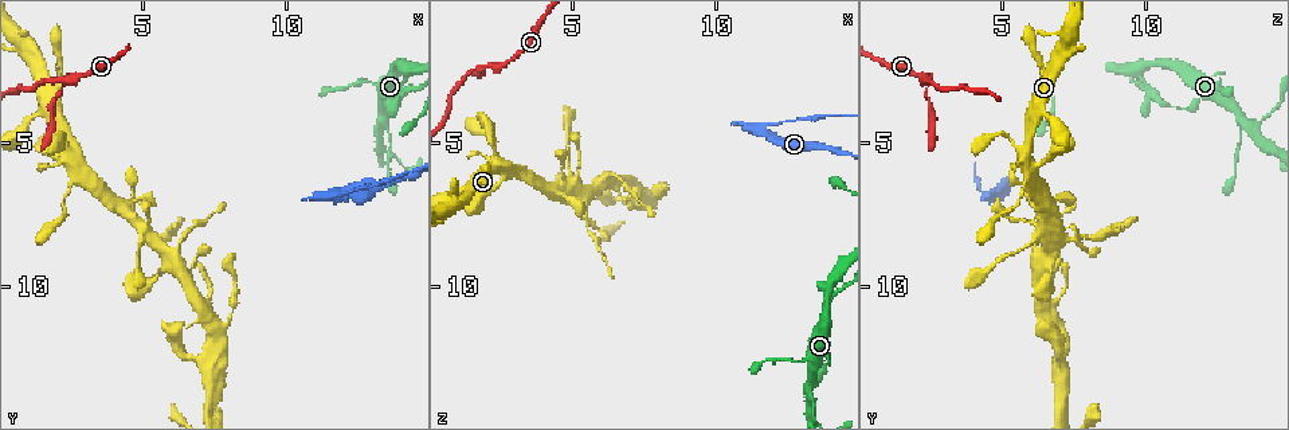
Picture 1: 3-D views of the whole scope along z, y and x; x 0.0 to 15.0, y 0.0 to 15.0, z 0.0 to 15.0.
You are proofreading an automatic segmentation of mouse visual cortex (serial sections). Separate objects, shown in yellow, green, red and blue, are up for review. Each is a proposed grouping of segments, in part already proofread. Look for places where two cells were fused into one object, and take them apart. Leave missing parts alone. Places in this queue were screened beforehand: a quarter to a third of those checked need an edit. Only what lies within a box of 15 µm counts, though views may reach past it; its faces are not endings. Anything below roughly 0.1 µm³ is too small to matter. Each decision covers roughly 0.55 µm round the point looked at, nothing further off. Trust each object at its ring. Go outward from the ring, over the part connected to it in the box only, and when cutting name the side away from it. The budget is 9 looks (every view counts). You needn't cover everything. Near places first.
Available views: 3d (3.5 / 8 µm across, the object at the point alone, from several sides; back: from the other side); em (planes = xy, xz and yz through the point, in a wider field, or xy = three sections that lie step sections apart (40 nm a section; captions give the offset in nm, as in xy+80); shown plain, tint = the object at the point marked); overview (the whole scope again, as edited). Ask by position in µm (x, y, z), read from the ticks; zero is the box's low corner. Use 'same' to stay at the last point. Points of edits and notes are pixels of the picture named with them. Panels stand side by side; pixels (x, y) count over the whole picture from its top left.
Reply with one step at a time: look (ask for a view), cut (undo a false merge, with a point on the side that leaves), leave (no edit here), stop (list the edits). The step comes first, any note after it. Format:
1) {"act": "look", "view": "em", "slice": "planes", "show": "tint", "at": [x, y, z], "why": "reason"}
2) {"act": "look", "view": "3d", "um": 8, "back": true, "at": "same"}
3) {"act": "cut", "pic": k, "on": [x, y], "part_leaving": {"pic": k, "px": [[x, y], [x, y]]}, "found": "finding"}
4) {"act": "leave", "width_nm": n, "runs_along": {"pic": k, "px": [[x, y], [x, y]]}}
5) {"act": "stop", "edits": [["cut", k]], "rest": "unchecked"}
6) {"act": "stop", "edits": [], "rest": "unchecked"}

{"act": "look", "view": "3d", "um": 3.5, "at": [14.2, 3.1, 10.2], "why": "abrupt turn"}

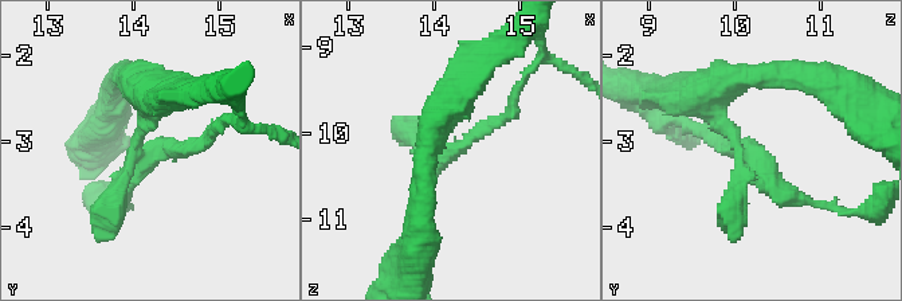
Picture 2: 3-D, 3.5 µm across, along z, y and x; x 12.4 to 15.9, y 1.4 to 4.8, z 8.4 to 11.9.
{"act": "look", "view": "em", "slice": "xy", "step": 2, "show": "tint", "at": [14.15, 3.10, 10.25]}

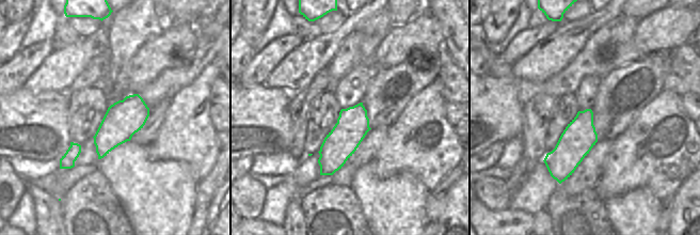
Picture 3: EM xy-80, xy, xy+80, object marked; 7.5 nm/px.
{"act": "leave", "runs_along": {"pic": 2, "px": [[140, 92], [140, 153], [215, 129]]}, "found": "continuous, no second cell"}

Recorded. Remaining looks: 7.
{"act": "look", "view": "3d", "um": 3.5, "at": [4.9, 7.7, 6.6], "why": "four arms meet"}

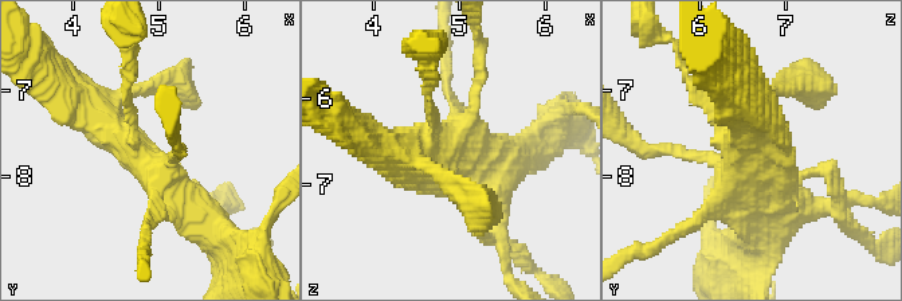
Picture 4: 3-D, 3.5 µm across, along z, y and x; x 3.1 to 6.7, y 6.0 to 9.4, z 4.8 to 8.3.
{"act": "look", "view": "em", "slice": "planes", "show": "tint", "at": [4.85, 7.75, 6.55]}

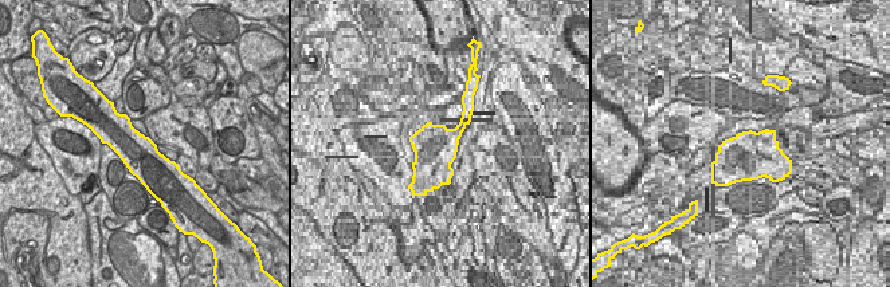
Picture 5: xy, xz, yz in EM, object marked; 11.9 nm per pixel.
{"act": "leave", "width_nm": 440, "runs_along": {"pic": 4, "px": [[73, 97], [210, 221]]}, "found": "one cell here"}

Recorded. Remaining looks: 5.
{"act": "look", "view": "3d", "um": 3.5, "back": true, "at": [11.8, 6.9, 4.7], "why": "abrupt turn"}

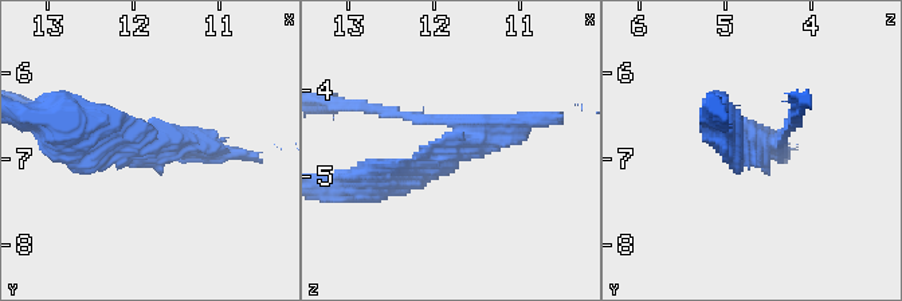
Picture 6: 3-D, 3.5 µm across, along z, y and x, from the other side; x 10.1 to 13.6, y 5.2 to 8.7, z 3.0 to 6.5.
{"act": "look", "view": "em", "slice": "xy", "step": 5, "show": "tint", "at": [11.75, 6.85, 4.65], "why": "now the EM"}

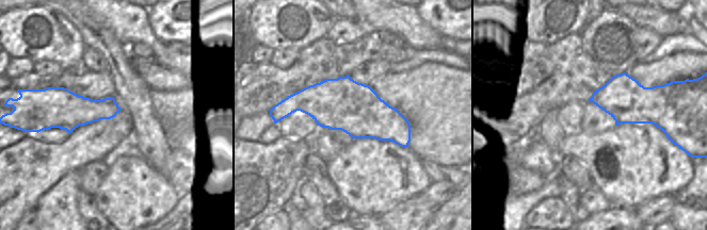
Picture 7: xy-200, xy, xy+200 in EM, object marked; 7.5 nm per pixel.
{"act": "cut", "pic": 6, "on": [395, 113], "width_nm": 400, "part_leaving": {"pic": 6, "px": [[443, 118], [337, 105]]}, "found": "two cells meet here"}

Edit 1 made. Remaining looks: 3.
{"act": "look", "view": "3d", "um": 3.5, "at": [13.3, 4.4, 13.6], "why": "side arm on a straight run"}

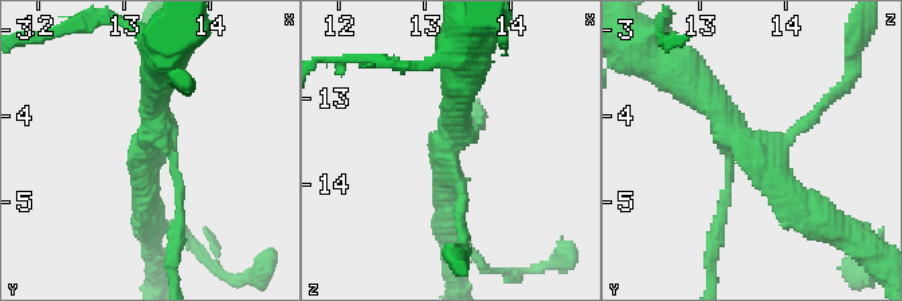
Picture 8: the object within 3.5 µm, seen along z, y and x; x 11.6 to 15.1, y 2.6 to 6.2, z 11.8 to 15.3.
{"act": "look", "view": "em", "slice": "planes", "show": "tint", "at": [13.20, 4.45, 13.65], "why": "shape alone is not enough"}

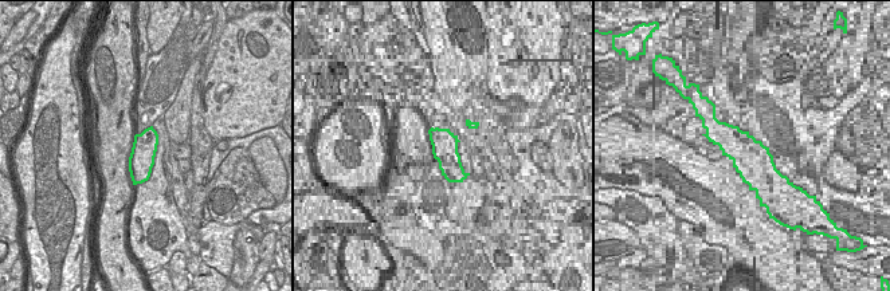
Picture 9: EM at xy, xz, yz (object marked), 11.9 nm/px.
{"act": "leave", "runs_along": {"pic": 8, "px": [[698, 88], [732, 133], [822, 219]]}, "found": "continuous, no second cell"}

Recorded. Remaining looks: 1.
{"act": "stop", "edits": [["cut", 6]], "rest": "unchecked"}

